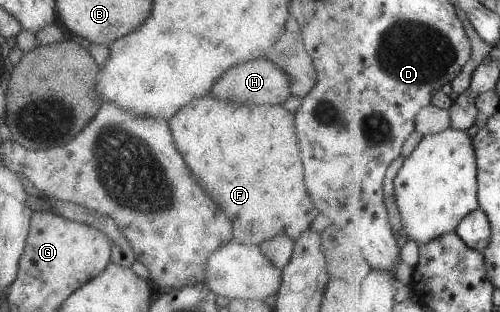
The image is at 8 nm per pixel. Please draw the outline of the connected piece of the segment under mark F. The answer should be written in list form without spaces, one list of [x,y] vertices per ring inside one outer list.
[[[206,95],[179,107],[177,112],[167,121],[167,125],[175,148],[183,159],[184,165],[189,169],[195,183],[225,211],[225,216],[229,217],[229,221],[231,221],[232,239],[238,243],[259,246],[263,241],[279,237],[279,235],[285,235],[291,241],[297,241],[297,237],[310,227],[311,221],[318,215],[317,209],[313,207],[313,203],[311,203],[311,199],[305,191],[305,185],[303,185],[303,167],[299,159],[299,143],[295,133],[293,114],[284,109],[282,105],[244,105],[231,101],[219,101],[215,97]]]

